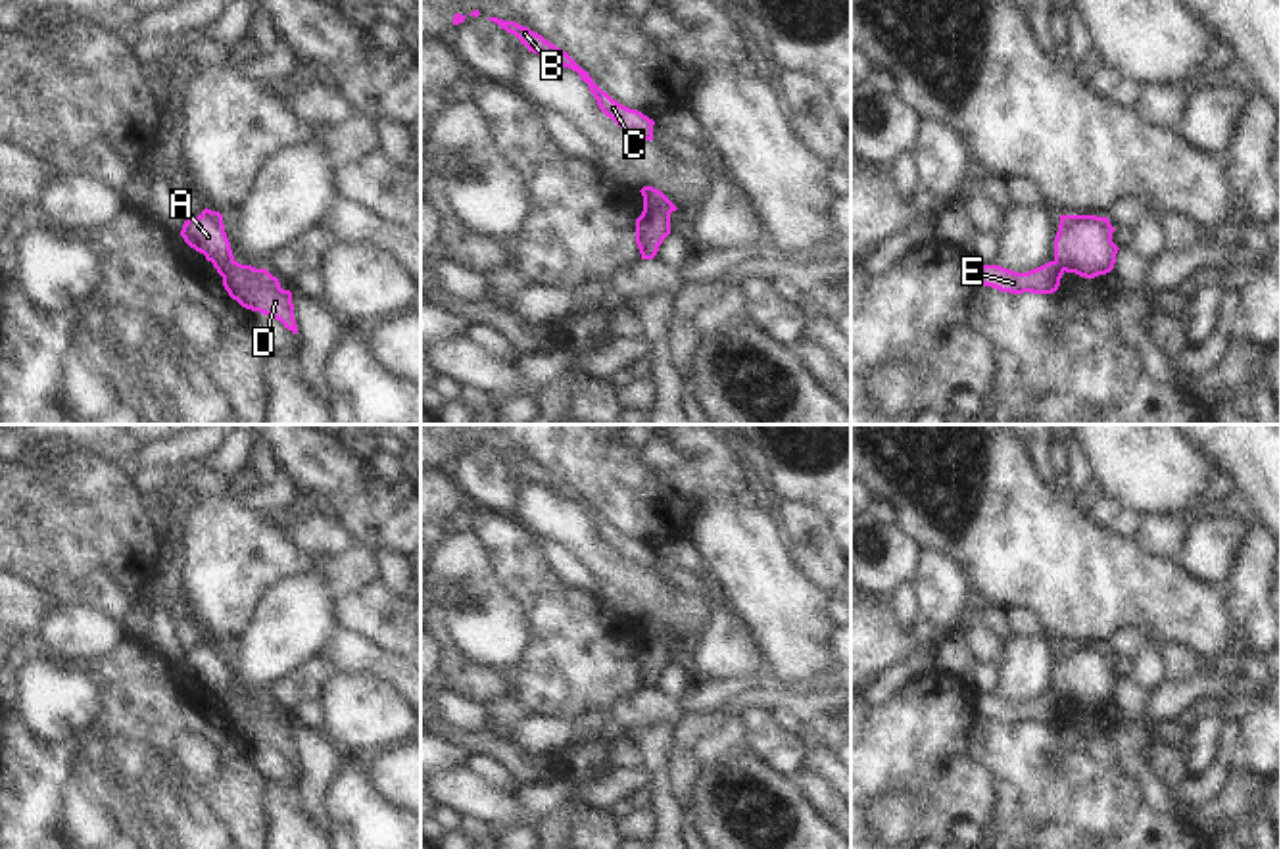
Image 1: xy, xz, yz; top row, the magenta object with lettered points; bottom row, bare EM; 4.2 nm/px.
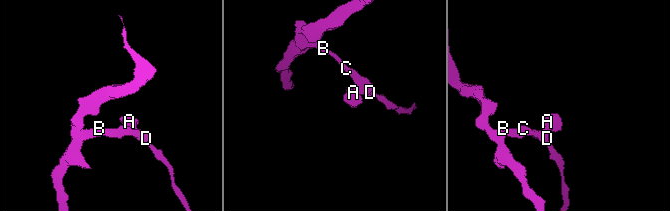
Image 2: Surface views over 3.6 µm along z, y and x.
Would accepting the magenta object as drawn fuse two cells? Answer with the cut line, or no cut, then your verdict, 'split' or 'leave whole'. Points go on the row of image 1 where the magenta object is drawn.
xz (644, 198), (655, 200), (671, 212) | split

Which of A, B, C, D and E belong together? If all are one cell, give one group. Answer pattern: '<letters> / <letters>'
A / B C D E

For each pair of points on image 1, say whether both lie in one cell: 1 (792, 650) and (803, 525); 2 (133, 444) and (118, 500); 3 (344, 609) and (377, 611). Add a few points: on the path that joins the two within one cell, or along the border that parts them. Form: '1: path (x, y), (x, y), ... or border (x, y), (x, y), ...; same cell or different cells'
1: border (778, 533), (794, 567), (817, 588), (830, 590); different cells
2: border (75, 448), (118, 465); different cells
3: path (352, 611), (369, 611); same cell

